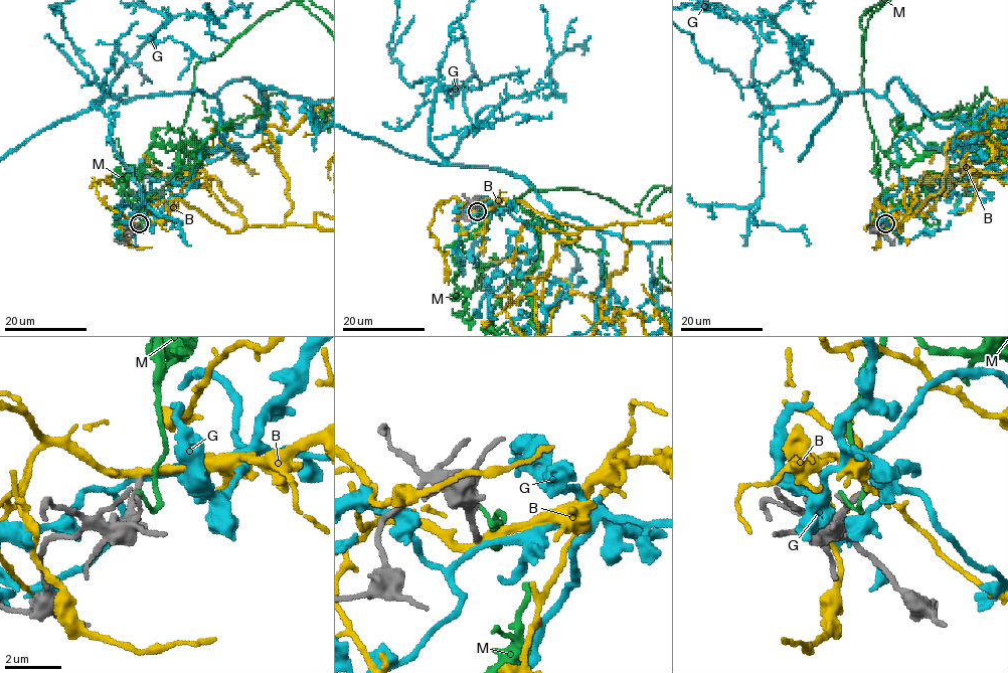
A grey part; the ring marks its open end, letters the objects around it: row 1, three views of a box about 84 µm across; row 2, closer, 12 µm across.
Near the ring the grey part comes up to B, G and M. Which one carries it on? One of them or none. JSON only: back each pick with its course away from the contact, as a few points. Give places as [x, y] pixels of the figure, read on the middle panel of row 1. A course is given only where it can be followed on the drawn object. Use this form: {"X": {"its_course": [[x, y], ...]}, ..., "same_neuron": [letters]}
{"same_neuron": []}

